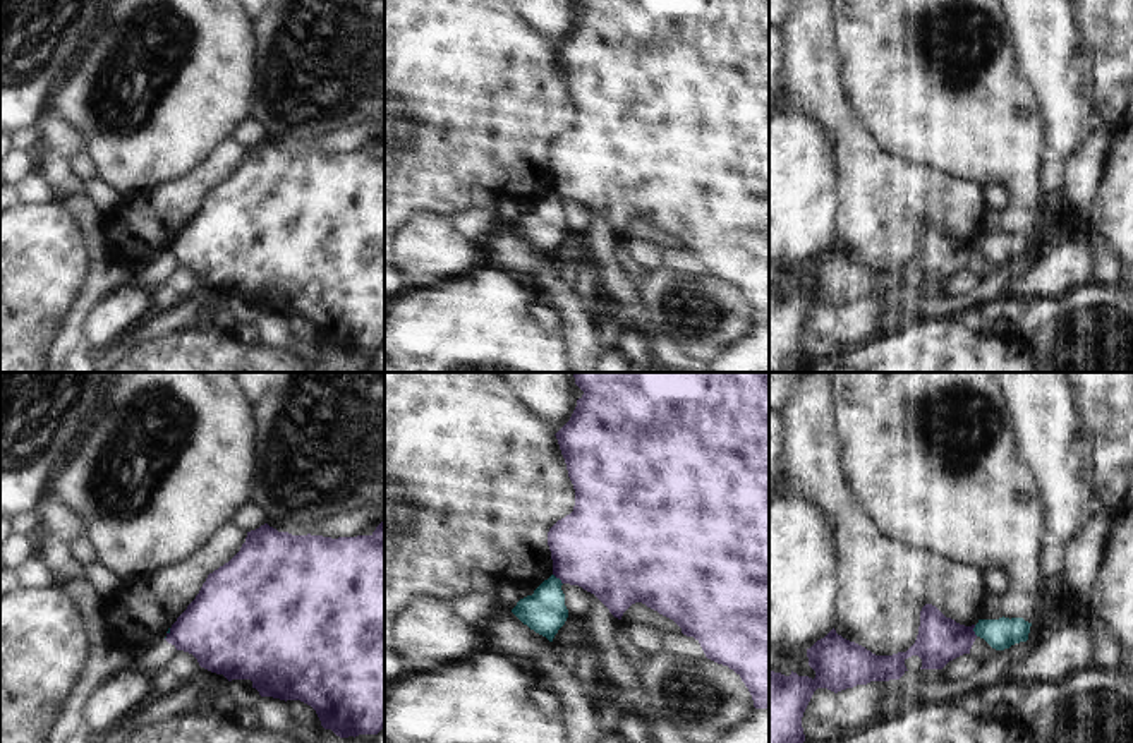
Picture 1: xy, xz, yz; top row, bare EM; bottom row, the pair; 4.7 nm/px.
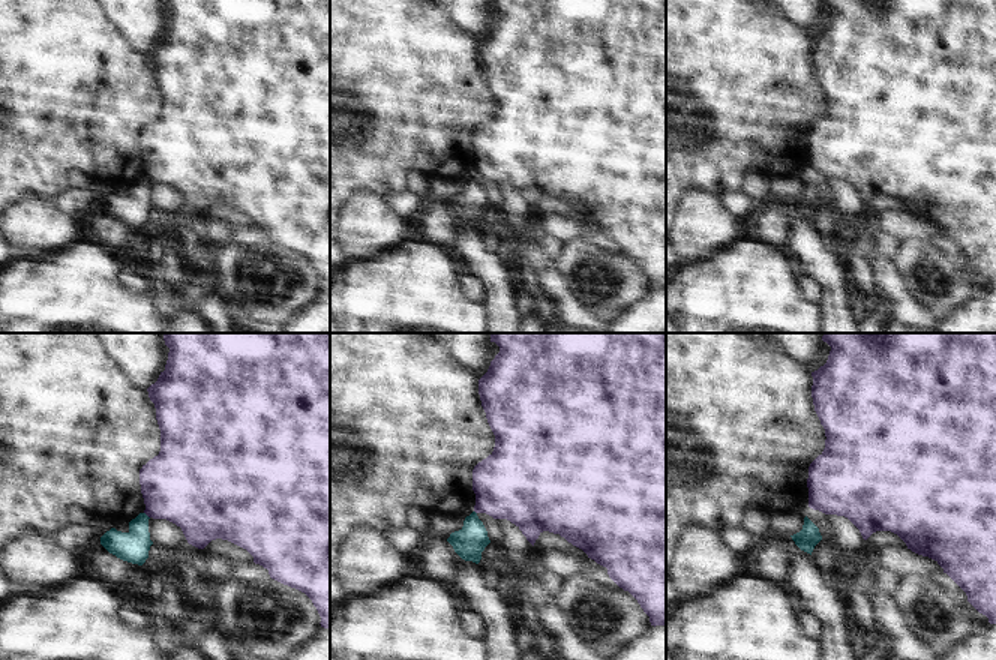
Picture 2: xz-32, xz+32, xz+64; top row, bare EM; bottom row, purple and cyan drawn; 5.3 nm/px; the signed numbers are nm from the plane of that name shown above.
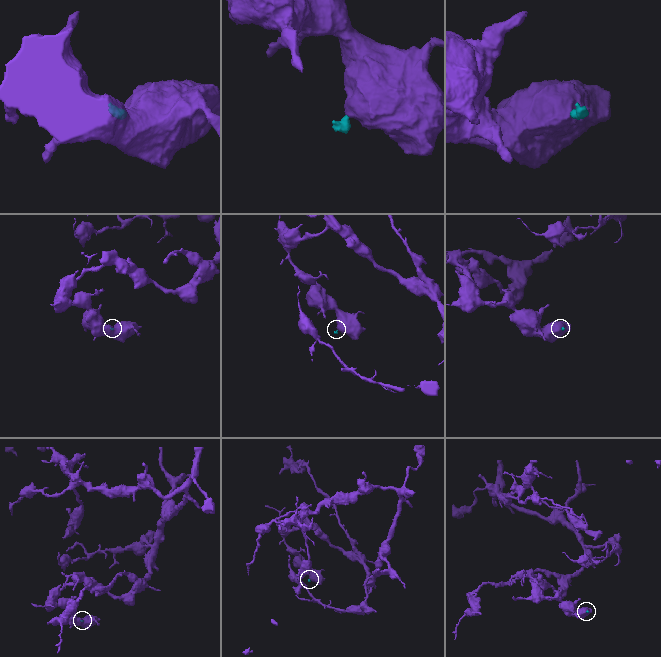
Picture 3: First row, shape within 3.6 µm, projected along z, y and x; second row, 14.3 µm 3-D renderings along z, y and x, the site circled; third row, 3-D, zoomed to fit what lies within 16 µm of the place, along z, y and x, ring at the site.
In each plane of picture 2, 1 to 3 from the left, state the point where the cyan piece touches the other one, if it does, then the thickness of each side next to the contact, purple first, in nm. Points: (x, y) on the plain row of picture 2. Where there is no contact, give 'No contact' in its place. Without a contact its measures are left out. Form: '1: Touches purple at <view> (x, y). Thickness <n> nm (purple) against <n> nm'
1: Touches purple at xz-32 (146, 177). Thickness 400 nm (purple) against 170 nm
2: No contact
3: No contact.

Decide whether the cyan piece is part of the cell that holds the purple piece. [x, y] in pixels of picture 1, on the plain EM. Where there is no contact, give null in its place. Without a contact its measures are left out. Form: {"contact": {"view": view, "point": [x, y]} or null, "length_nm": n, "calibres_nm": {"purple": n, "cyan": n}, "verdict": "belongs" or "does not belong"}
{"contact": {"view": "xz", "point": [558, 193]}, "length_nm": 70, "calibres_nm": {"purple": 420, "cyan": 200}, "verdict": "does not belong"}

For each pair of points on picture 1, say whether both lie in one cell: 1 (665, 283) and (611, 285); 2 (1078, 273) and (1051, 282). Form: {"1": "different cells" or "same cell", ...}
{"1": "different cells", "2": "same cell"}

